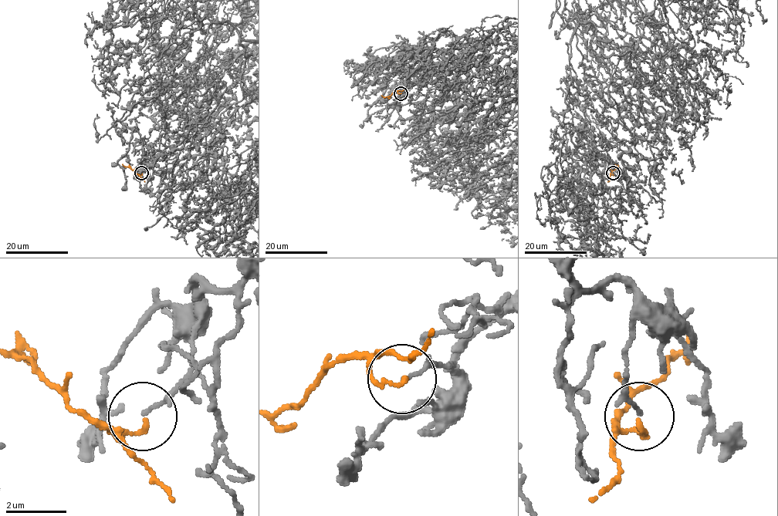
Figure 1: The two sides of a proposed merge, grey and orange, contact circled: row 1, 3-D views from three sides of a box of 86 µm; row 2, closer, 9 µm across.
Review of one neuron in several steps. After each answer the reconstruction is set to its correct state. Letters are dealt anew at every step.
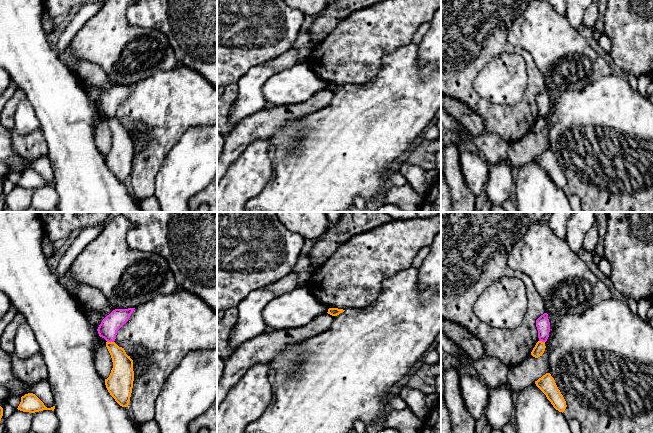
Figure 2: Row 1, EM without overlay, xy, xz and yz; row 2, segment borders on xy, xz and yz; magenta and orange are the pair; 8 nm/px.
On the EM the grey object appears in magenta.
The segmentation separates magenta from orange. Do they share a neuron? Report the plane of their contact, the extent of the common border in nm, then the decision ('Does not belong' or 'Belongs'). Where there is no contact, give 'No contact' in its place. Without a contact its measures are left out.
Touches magenta in xy. Shared border 60 nm. Does not belong

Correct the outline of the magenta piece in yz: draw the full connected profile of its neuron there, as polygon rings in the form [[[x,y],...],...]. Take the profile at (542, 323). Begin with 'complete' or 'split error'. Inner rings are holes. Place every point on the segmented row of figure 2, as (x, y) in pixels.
complete | [[[544,313],[536,320],[539,341],[546,342],[550,332],[550,322],[548,314]]]

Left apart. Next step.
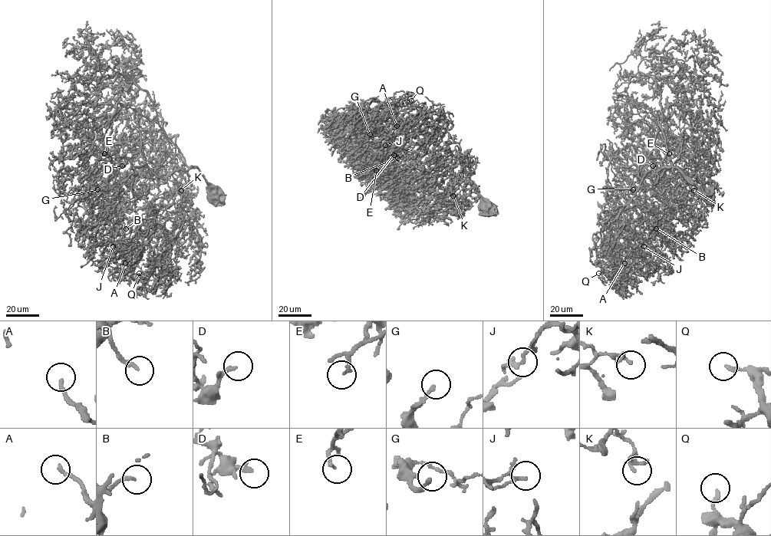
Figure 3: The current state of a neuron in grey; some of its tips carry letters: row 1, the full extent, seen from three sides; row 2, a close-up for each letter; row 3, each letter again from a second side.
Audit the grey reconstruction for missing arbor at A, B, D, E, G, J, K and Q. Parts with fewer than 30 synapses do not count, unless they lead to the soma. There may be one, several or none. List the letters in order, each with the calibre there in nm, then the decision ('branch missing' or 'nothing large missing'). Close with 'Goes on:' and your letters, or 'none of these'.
A: 170 nm | branch missing
B: 190 nm | nothing large missing
D: 220 nm | nothing large missing
E: 160 nm | nothing large missing
G: 170 nm | nothing large missing
J: 120 nm | nothing large missing
K: 150 nm | nothing large missing
Q: 180 nm | nothing large missing
Goes on: A

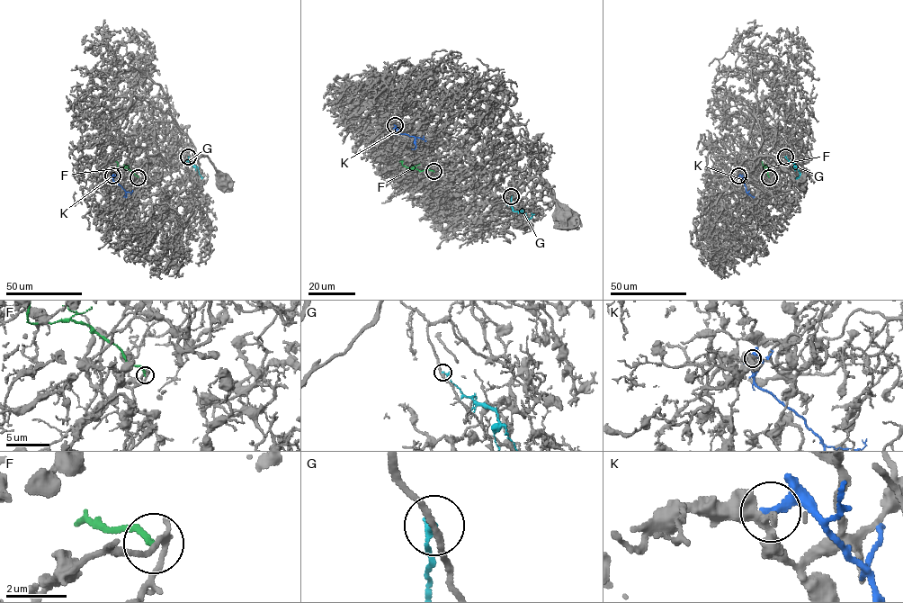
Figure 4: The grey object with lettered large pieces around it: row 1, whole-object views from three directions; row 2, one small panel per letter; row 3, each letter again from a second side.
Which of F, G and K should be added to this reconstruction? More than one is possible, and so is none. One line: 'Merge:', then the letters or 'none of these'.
Merge: none of these

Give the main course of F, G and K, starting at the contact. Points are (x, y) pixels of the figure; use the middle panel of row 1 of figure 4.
F: (433, 171), (406, 167), (399, 161)
G: (512, 196), (512, 208), (514, 211), (524, 213), (527, 220), (531, 213)
K: (395, 125), (395, 133), (415, 138), (415, 147), (411, 148)

